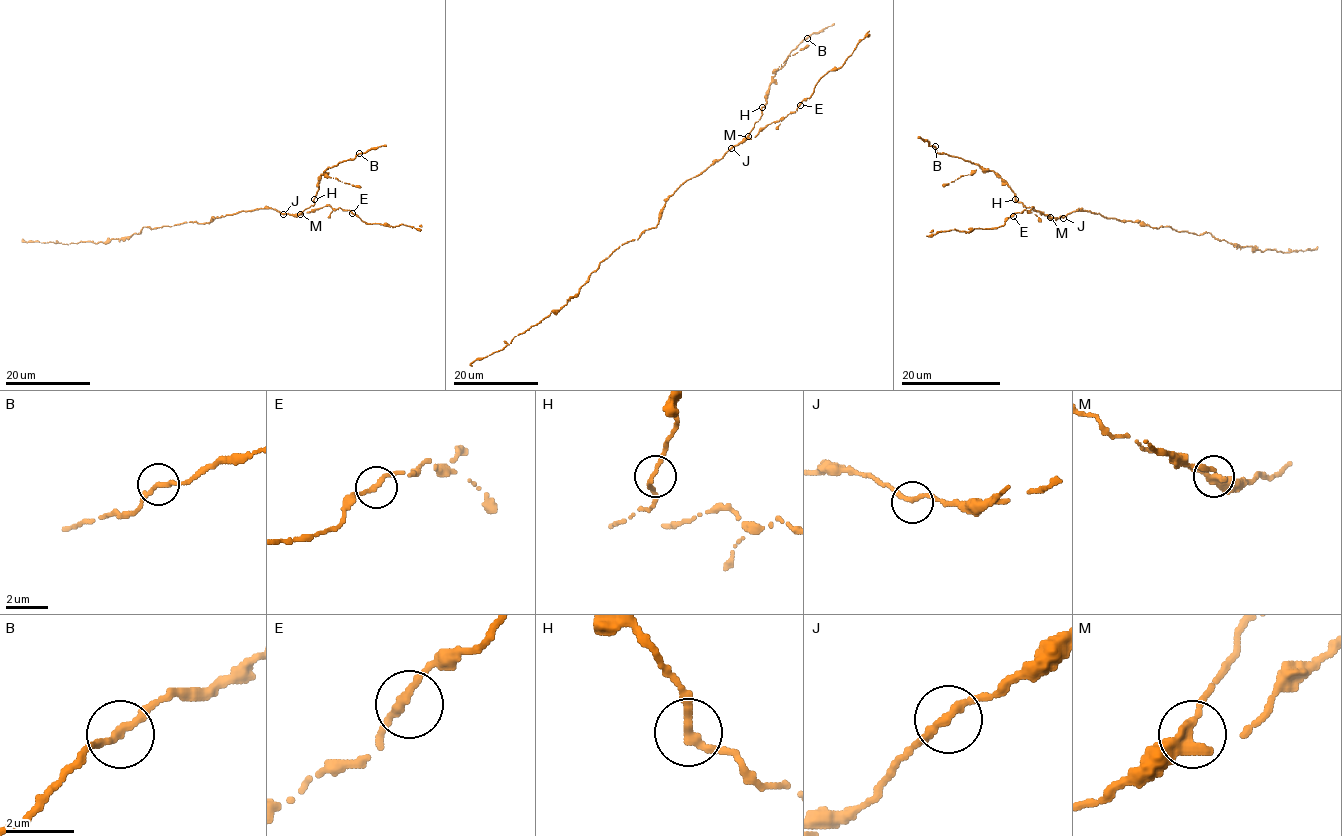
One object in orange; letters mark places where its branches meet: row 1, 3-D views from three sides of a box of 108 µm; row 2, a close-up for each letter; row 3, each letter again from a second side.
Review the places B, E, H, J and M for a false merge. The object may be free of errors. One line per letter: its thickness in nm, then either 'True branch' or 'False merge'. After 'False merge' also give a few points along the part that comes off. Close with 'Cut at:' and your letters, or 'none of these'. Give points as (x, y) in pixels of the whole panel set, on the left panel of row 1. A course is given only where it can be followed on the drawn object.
B: Thickness 240 nm. True branch
E: Thickness 240 nm. True branch
H: Thickness 240 nm. True branch
J: Thickness 240 nm. True branch
M: Thickness 360 nm. True branch
Cut at: none of these

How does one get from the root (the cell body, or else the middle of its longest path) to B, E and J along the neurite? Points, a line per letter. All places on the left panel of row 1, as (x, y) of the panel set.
B: (220, 217), (259, 208), (299, 215), (314, 204), (321, 174), (328, 167), (352, 160), (359, 153)
E: (220, 217), (259, 208), (298, 215), (328, 205), (352, 213)
J: (220, 217), (259, 208), (276, 209), (283, 215)

